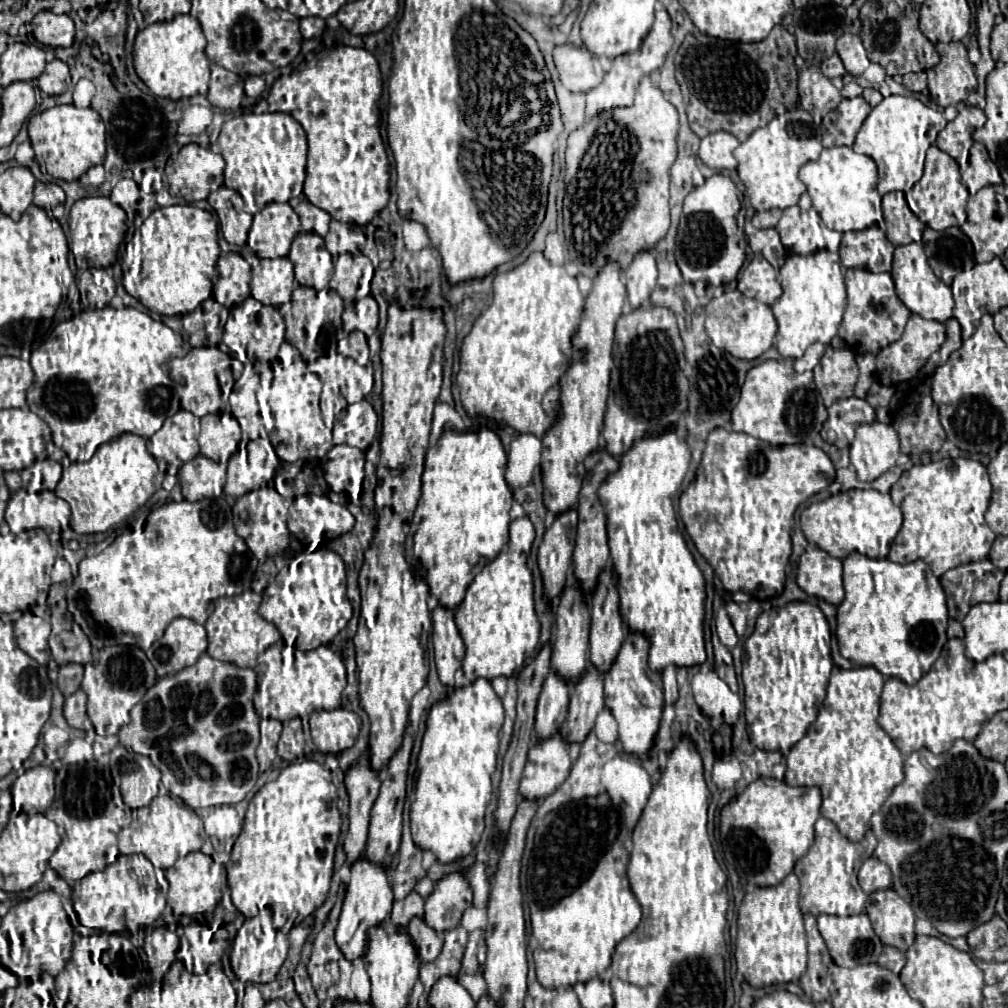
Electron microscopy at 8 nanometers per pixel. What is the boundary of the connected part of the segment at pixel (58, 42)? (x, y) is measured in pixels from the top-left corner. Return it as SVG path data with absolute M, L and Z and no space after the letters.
M40 11L34 19L34 37L48 47L70 47L74 41L74 21L68 15Z

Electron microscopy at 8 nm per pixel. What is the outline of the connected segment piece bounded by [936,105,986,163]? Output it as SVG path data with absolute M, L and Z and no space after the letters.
M966 105L960 109L958 117L950 121L936 139L936 145L948 153L958 163L968 161L968 151L972 147L972 132L980 128L986 122L986 116L982 109Z

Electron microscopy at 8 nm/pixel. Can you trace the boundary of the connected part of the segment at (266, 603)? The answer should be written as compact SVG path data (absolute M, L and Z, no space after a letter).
M326 547L312 553L301 551L264 589L258 613L274 623L286 645L294 649L310 651L328 645L352 617L352 605L346 597L346 569L342 557Z

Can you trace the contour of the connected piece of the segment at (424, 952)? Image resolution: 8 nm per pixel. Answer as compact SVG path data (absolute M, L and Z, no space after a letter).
M414 917L408 923L408 931L410 931L412 941L416 943L418 957L424 963L434 961L438 957L438 953L442 951L442 937L438 937L440 933L436 929L432 929L430 925L426 925L424 917Z

